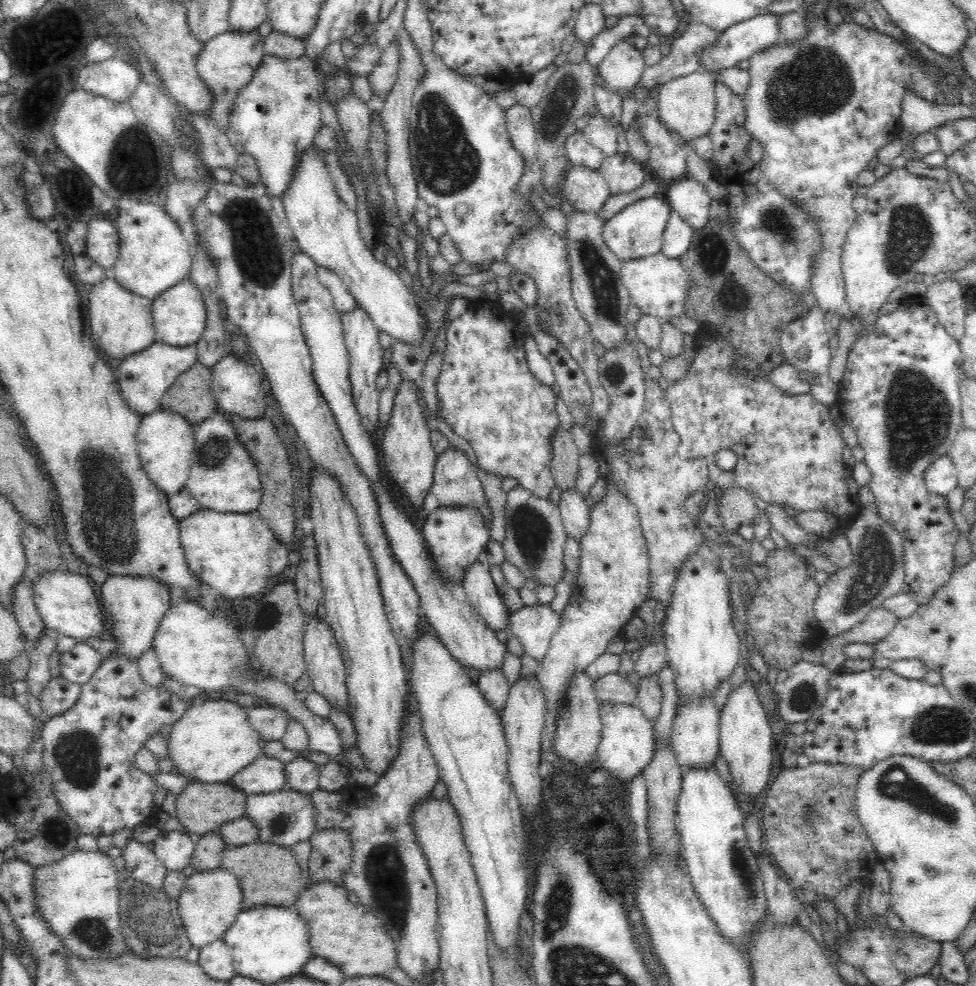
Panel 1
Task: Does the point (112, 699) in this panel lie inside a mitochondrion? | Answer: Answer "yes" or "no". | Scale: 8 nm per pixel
no

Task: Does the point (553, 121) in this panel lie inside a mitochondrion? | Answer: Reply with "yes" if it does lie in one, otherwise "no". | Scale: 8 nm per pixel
yes

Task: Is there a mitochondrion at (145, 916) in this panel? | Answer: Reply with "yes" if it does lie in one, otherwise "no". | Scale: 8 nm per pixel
yes

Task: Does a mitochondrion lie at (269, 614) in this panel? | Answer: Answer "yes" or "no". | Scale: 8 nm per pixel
yes

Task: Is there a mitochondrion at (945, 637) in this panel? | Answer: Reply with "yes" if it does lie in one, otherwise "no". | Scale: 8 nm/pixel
no

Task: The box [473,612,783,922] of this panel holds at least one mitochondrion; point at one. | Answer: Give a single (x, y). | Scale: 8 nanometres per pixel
(739, 863)

